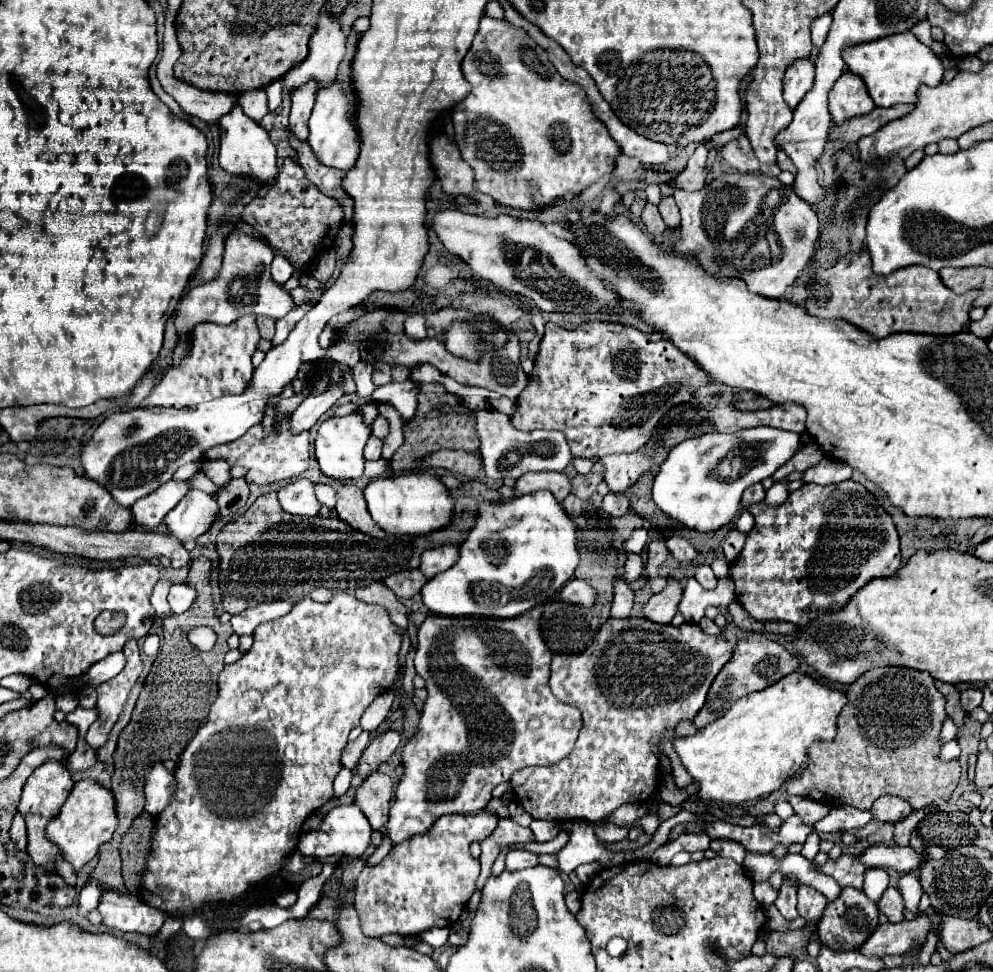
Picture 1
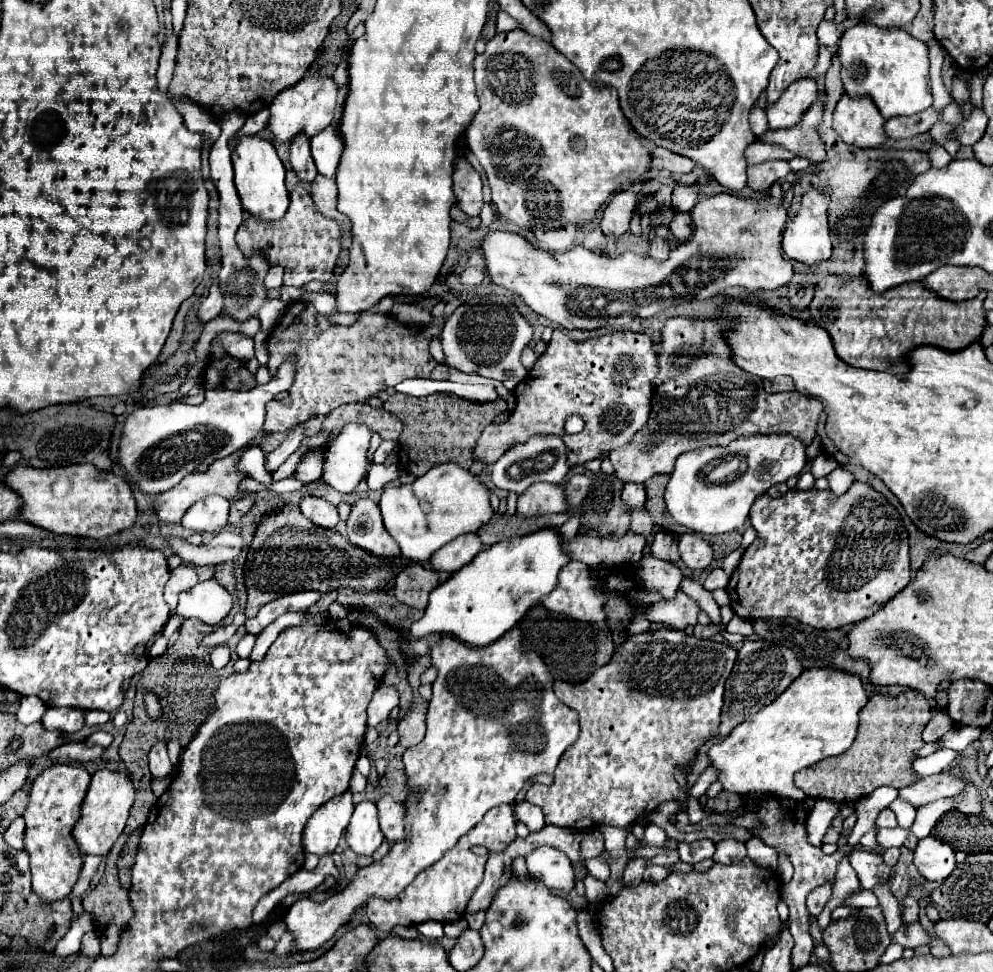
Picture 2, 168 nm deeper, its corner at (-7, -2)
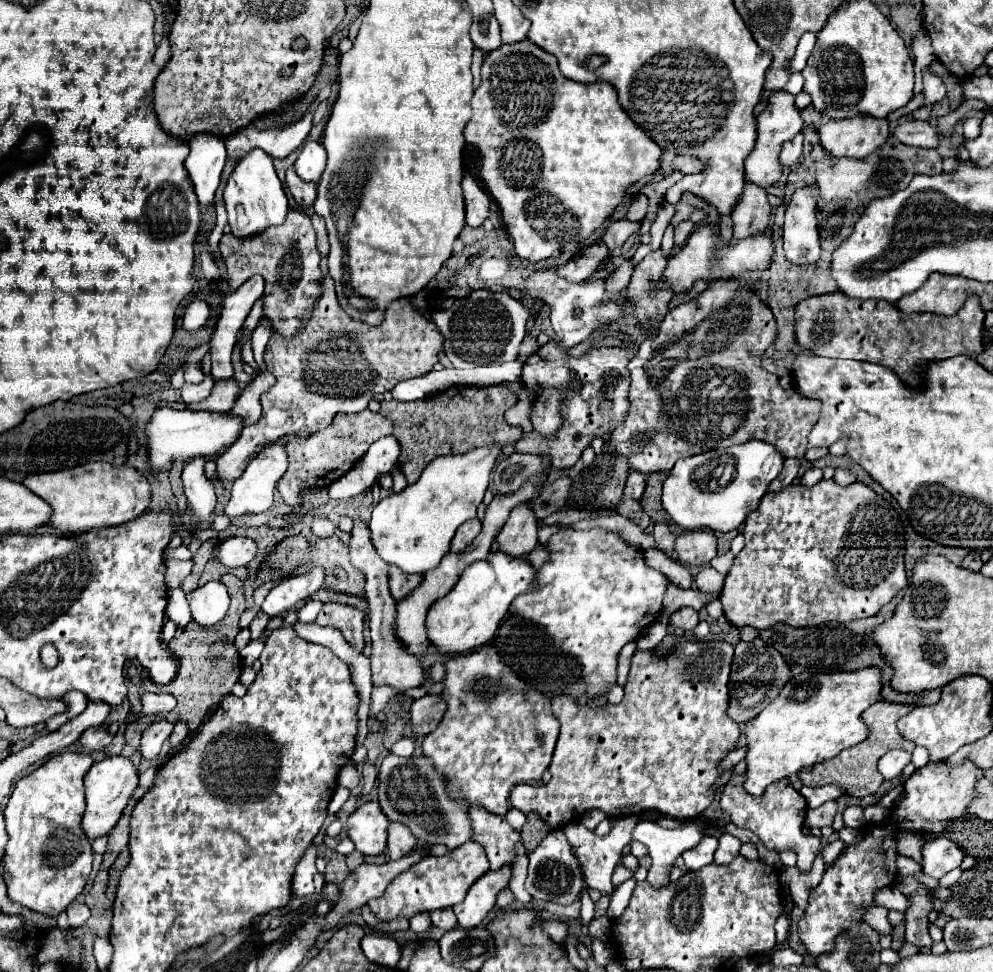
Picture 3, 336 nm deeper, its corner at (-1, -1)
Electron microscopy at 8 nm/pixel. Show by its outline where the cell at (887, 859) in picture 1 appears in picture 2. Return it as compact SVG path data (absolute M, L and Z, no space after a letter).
M924 837L916 845L914 865L928 881L944 881L956 869L956 851L942 839Z

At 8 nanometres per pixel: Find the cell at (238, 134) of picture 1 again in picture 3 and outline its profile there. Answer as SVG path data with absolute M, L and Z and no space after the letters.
M260 148L248 152L246 158L236 164L234 172L228 178L228 184L224 188L224 202L228 224L232 226L234 236L254 236L258 232L264 232L268 226L282 224L288 212L288 200L282 190L282 182L274 170L272 158Z

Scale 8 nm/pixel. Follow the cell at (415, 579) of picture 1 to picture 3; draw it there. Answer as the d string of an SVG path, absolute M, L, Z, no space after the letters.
M396 566L388 568L390 578L390 594L396 600L404 600L414 588L418 588L418 582L422 582L422 574L406 574Z

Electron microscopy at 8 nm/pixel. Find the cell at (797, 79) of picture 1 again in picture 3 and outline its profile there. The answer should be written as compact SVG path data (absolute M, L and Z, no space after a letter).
M780 90L768 98L768 106L760 112L756 122L758 122L758 140L756 140L756 148L746 158L746 178L750 182L766 188L766 186L778 182L782 176L782 166L778 162L780 144L786 140L792 140L804 128L804 120L800 116L800 108L796 106L794 96L786 90Z

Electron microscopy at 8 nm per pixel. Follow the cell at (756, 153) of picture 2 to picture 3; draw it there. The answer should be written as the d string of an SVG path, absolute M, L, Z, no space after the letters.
M798 134L794 140L788 140L786 144L782 144L780 164L782 164L784 168L794 166L800 156L802 156L802 134Z

